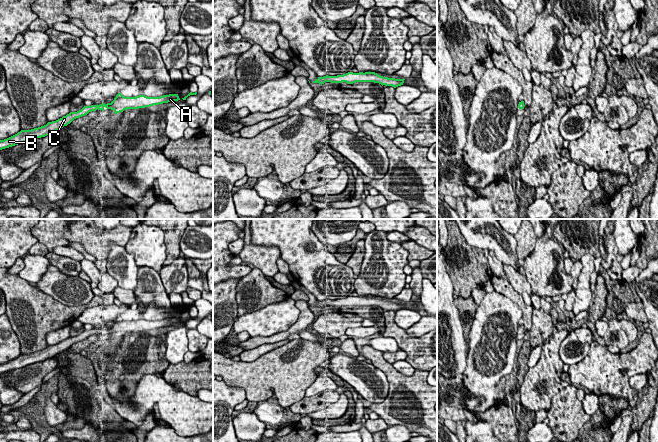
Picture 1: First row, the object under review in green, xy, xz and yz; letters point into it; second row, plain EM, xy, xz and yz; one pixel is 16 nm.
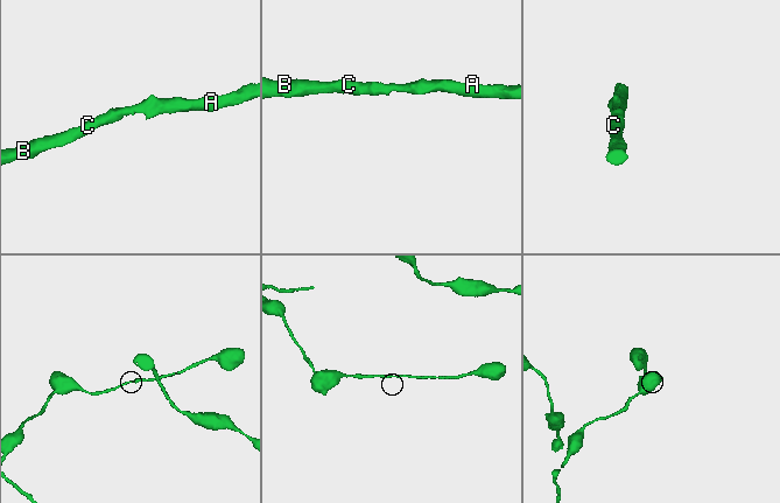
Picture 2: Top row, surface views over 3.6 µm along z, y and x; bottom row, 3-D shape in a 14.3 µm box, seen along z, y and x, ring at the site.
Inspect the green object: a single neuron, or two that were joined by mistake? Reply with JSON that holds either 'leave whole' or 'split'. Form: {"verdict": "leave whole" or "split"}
{"verdict": "leave whole"}

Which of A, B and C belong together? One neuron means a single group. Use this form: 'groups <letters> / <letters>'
groups A B C

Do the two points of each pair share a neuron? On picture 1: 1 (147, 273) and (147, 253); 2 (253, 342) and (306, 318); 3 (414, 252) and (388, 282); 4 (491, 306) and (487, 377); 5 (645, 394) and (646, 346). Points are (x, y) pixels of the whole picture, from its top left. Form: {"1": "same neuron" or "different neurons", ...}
{"1": "different neurons", "2": "same neuron", "3": "different neurons", "4": "same neuron", "5": "different neurons"}

